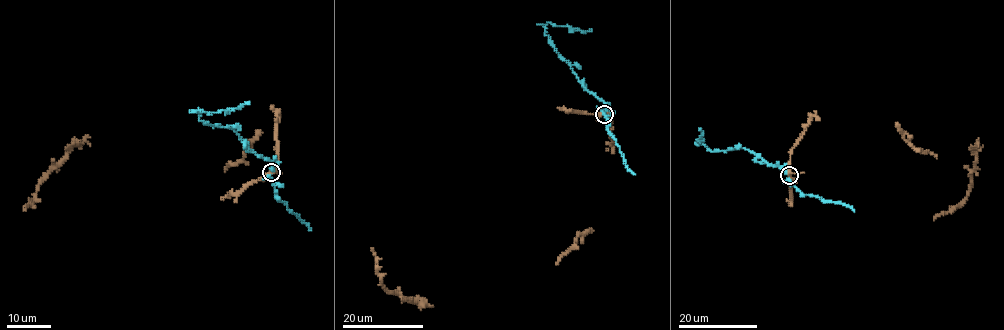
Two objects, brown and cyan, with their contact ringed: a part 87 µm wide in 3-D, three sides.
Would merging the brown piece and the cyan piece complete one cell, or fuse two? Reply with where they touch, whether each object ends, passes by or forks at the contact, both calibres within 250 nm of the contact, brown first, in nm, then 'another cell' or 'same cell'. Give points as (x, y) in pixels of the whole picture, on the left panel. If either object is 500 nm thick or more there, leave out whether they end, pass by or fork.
at (271, 172); brown passes by; cyan forks there; 440 nm thick on the brown side, 200 nm on the other; another cell

